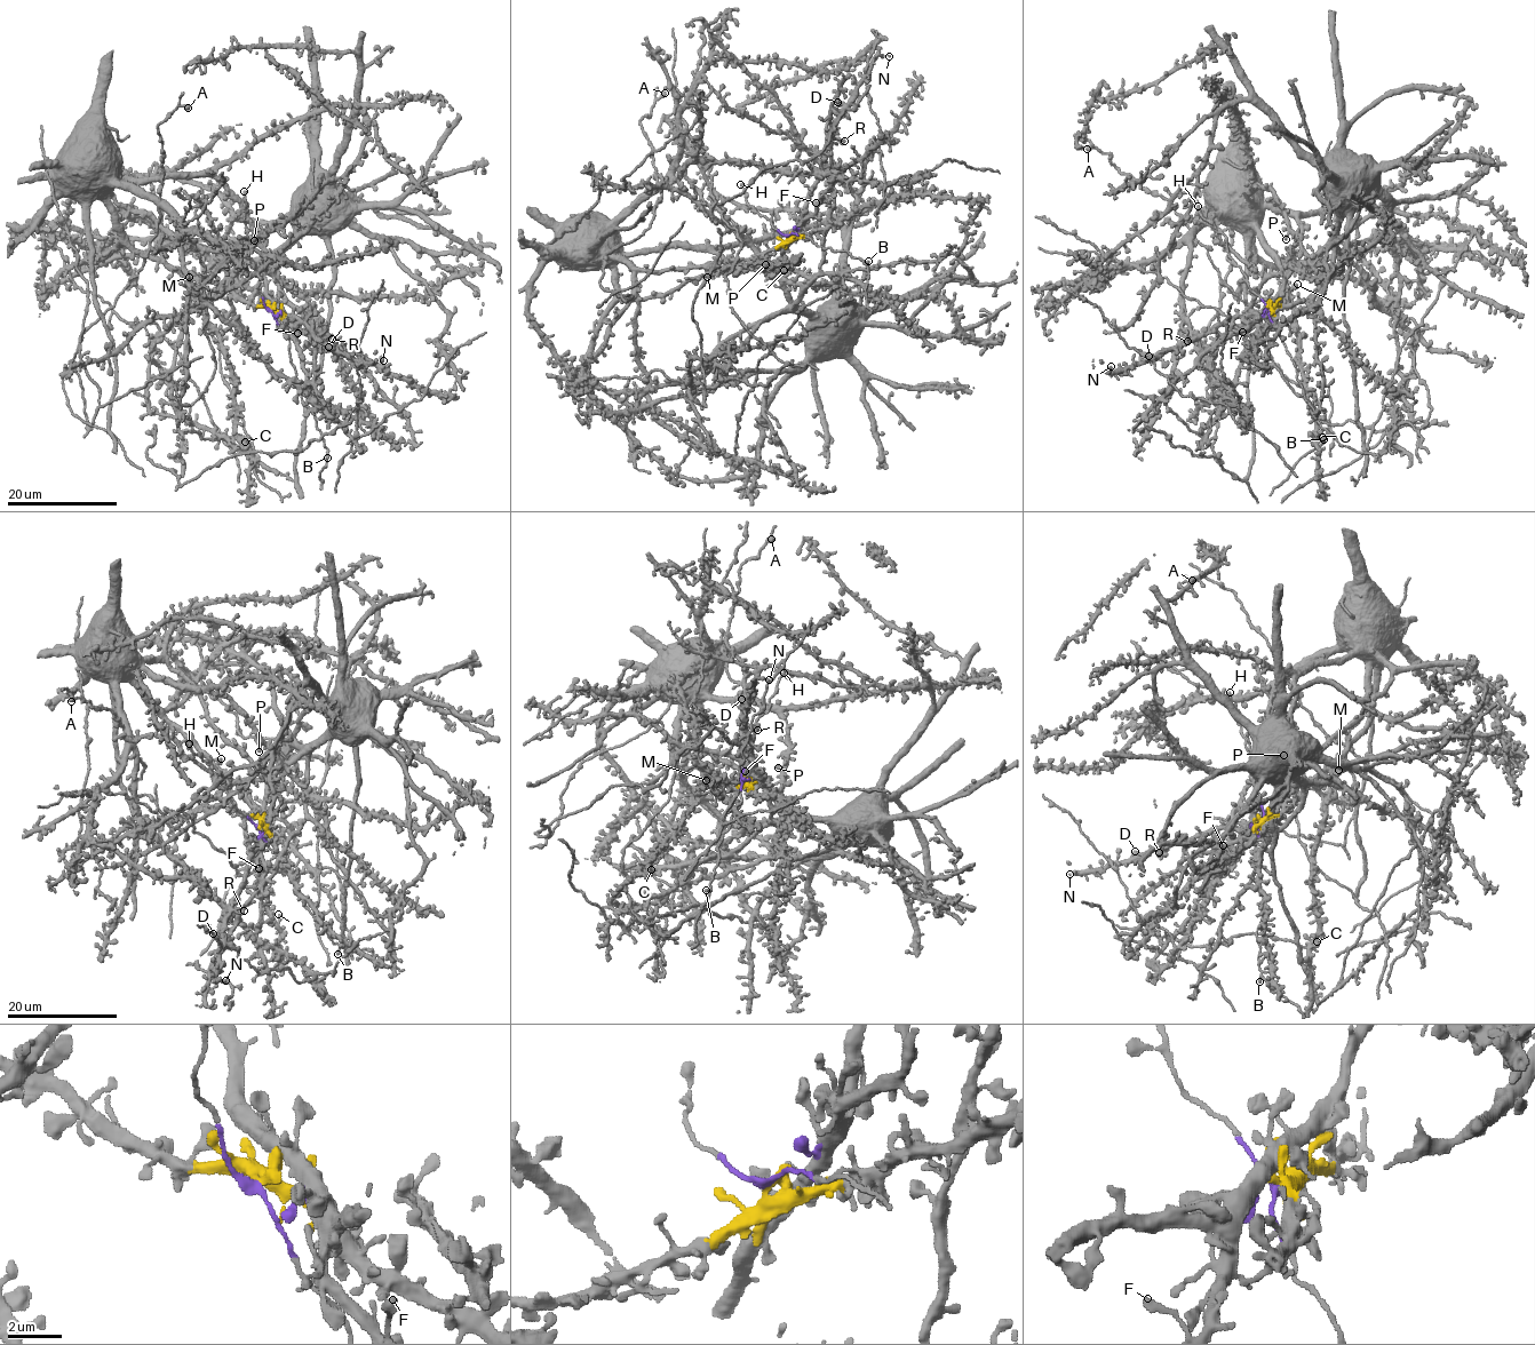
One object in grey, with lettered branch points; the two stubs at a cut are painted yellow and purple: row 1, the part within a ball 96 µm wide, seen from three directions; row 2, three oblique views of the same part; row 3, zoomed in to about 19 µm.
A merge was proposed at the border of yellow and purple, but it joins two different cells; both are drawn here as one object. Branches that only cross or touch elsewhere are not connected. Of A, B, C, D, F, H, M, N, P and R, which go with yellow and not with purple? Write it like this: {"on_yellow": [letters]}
{"on_yellow": ["A", "C", "M", "P"]}

